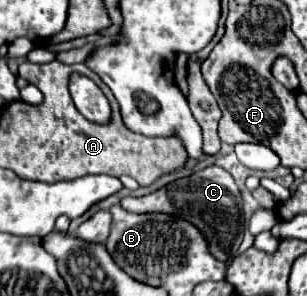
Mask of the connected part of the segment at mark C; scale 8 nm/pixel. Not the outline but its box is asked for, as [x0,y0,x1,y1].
[120,166,244,262]

